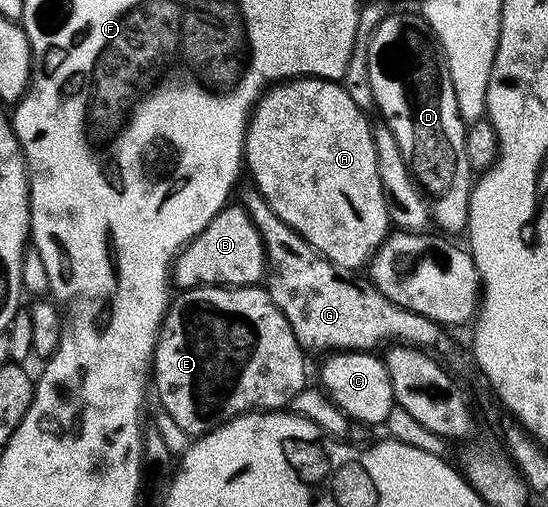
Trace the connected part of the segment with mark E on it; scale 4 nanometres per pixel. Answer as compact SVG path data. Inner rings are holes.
M259 285L201 286L180 290L176 295L163 315L155 341L153 391L159 394L158 406L167 411L187 435L205 435L249 411L278 411L290 405L293 397L304 394L308 356L266 289Z

